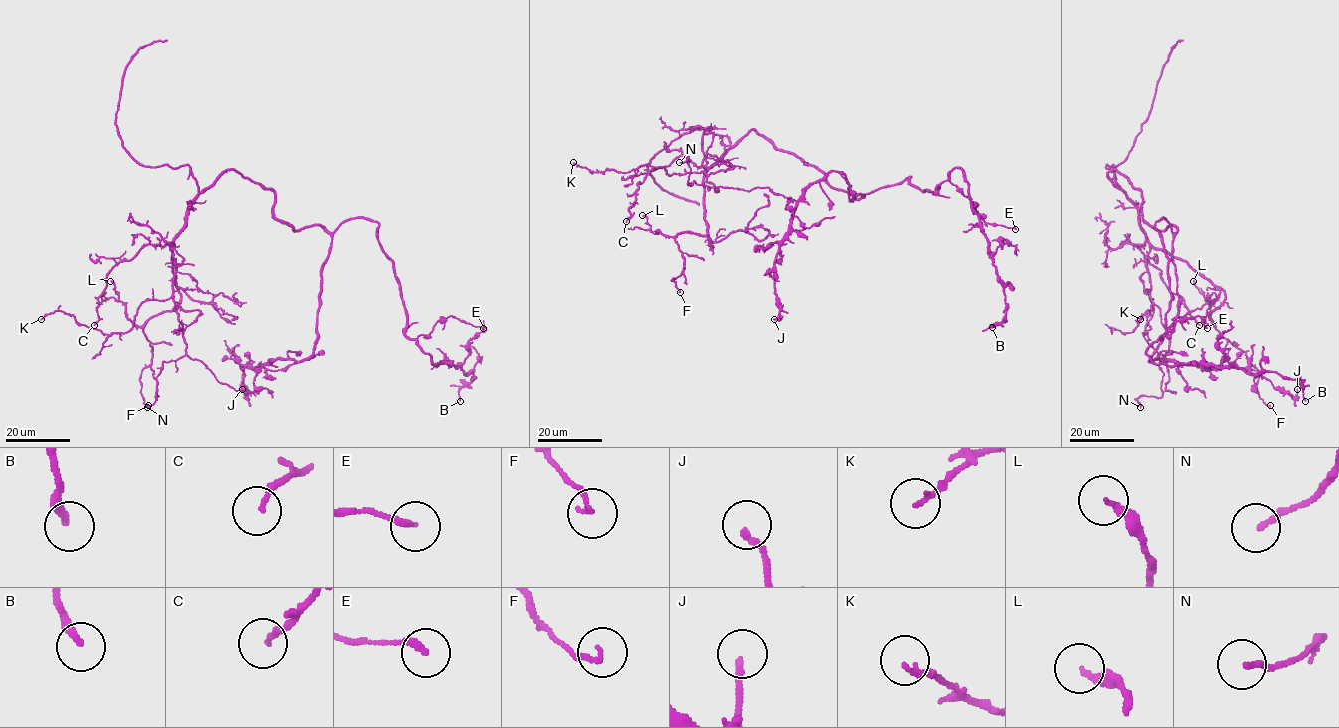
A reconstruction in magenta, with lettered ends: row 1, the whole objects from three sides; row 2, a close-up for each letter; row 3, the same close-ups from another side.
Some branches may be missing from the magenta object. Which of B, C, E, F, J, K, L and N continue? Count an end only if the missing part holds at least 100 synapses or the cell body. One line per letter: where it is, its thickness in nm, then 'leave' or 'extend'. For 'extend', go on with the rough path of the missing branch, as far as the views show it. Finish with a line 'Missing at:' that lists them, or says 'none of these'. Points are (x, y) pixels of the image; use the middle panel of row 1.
B: at (992, 327); 240 nm thick; leave
C: at (626, 221); 160 nm thick; leave
E: at (1015, 229); 190 nm thick; leave
F: at (680, 292); 120 nm thick; leave
J: at (774, 319); 170 nm thick; leave
K: at (573, 162); 150 nm thick; leave
L: at (642, 215); 240 nm thick; leave
N: at (679, 162); 180 nm thick; leave
Missing at: none of these

